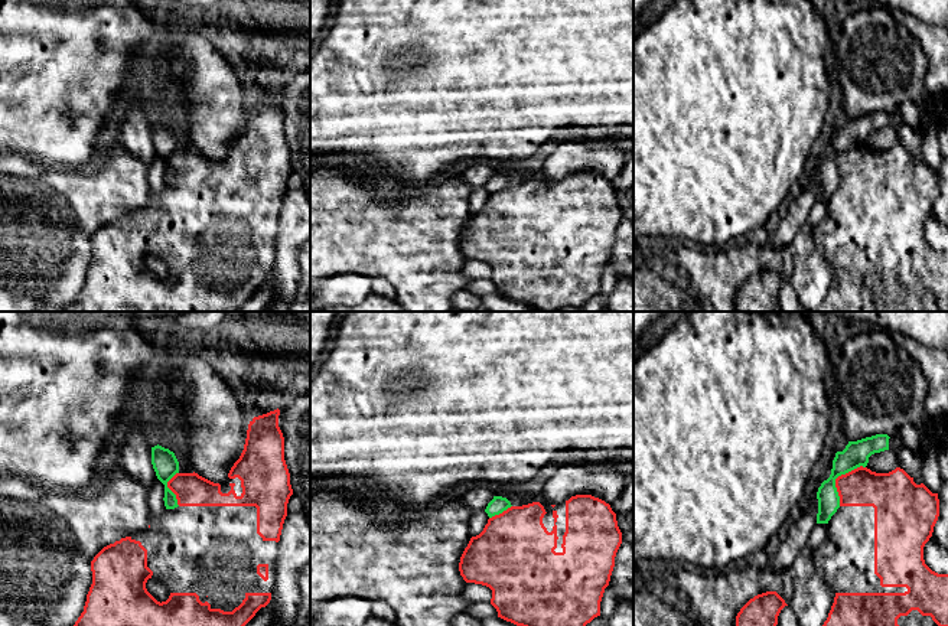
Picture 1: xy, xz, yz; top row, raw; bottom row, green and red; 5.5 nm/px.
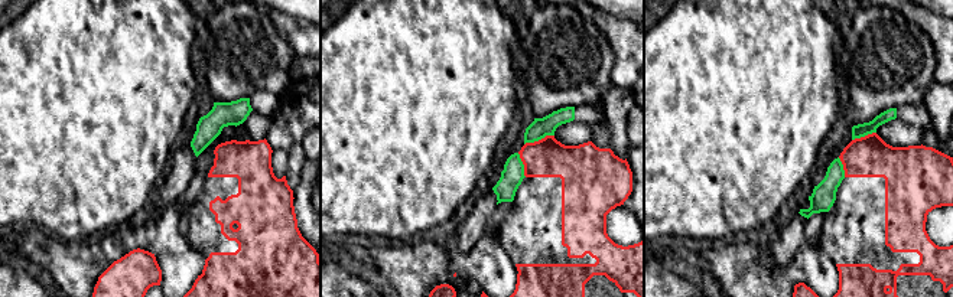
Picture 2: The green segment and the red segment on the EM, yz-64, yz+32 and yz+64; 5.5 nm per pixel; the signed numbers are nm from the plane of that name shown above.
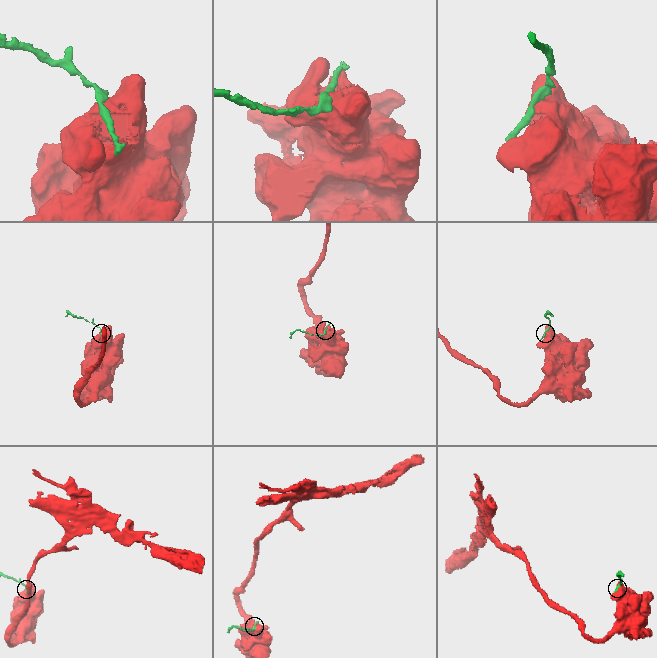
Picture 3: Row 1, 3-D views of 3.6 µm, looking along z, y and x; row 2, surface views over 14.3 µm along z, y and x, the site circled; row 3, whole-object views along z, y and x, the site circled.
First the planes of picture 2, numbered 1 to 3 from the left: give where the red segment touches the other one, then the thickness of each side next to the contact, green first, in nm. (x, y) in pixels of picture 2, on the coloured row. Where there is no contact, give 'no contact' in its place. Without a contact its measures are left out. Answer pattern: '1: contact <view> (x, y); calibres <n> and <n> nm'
1: no contact
2: contact yz+32 (539, 139); calibres 110 and 220 nm
3: contact yz+64 (864, 136); calibres 80 and 240 nm

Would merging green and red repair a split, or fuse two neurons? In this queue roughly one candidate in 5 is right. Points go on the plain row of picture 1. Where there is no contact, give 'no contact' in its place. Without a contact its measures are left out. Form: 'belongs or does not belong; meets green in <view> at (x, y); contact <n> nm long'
does not belong; meets green in yz at (837, 153); contact 260 nm long

